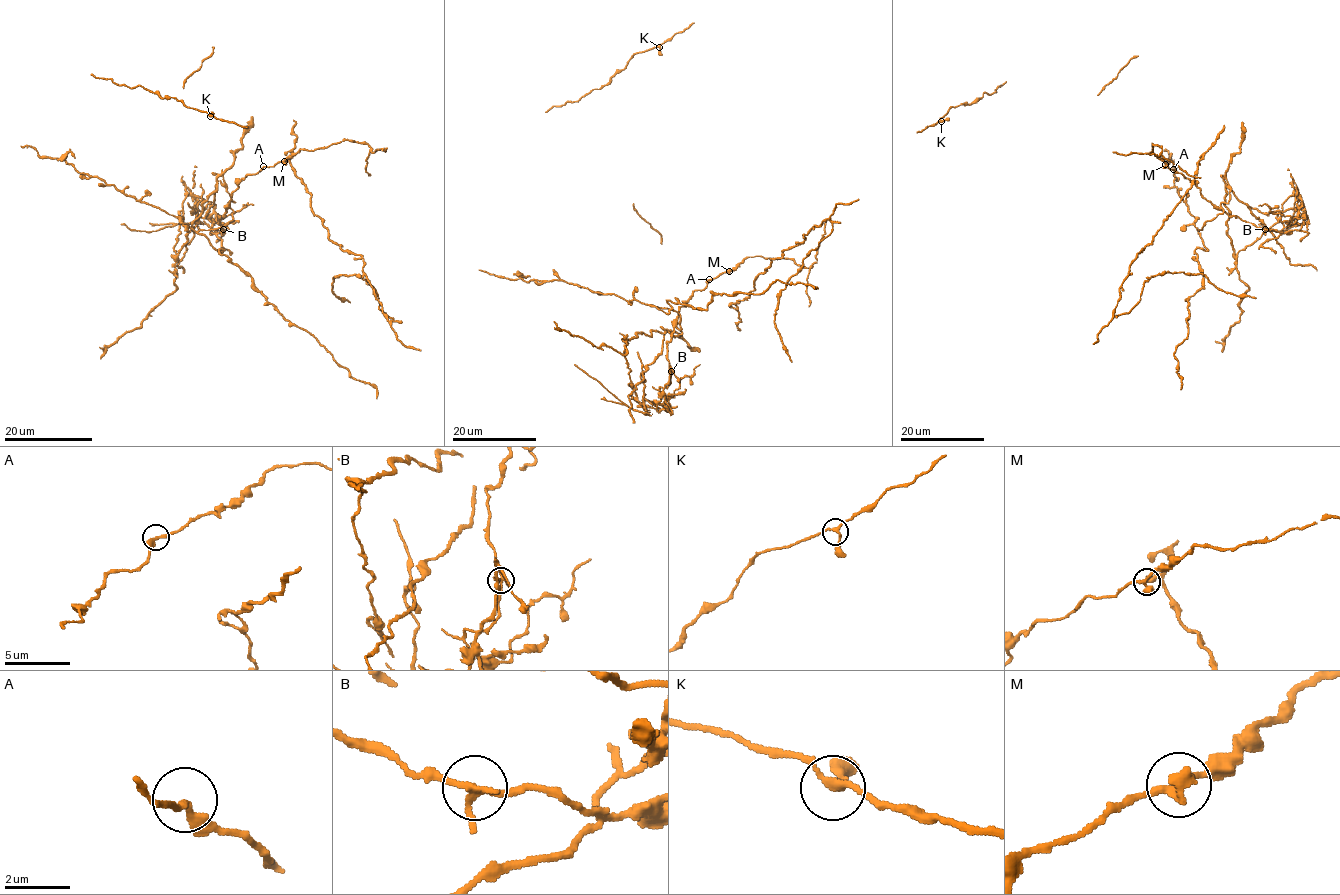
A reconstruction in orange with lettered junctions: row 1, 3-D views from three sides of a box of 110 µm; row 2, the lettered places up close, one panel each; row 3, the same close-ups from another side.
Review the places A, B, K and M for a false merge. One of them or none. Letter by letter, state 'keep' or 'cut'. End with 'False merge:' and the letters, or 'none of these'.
A: keep
B: cut
K: keep
M: keep
False merge: B

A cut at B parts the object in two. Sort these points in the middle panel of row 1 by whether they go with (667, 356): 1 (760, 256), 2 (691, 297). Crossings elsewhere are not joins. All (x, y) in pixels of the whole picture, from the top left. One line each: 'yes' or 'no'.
1: yes
2: yes

